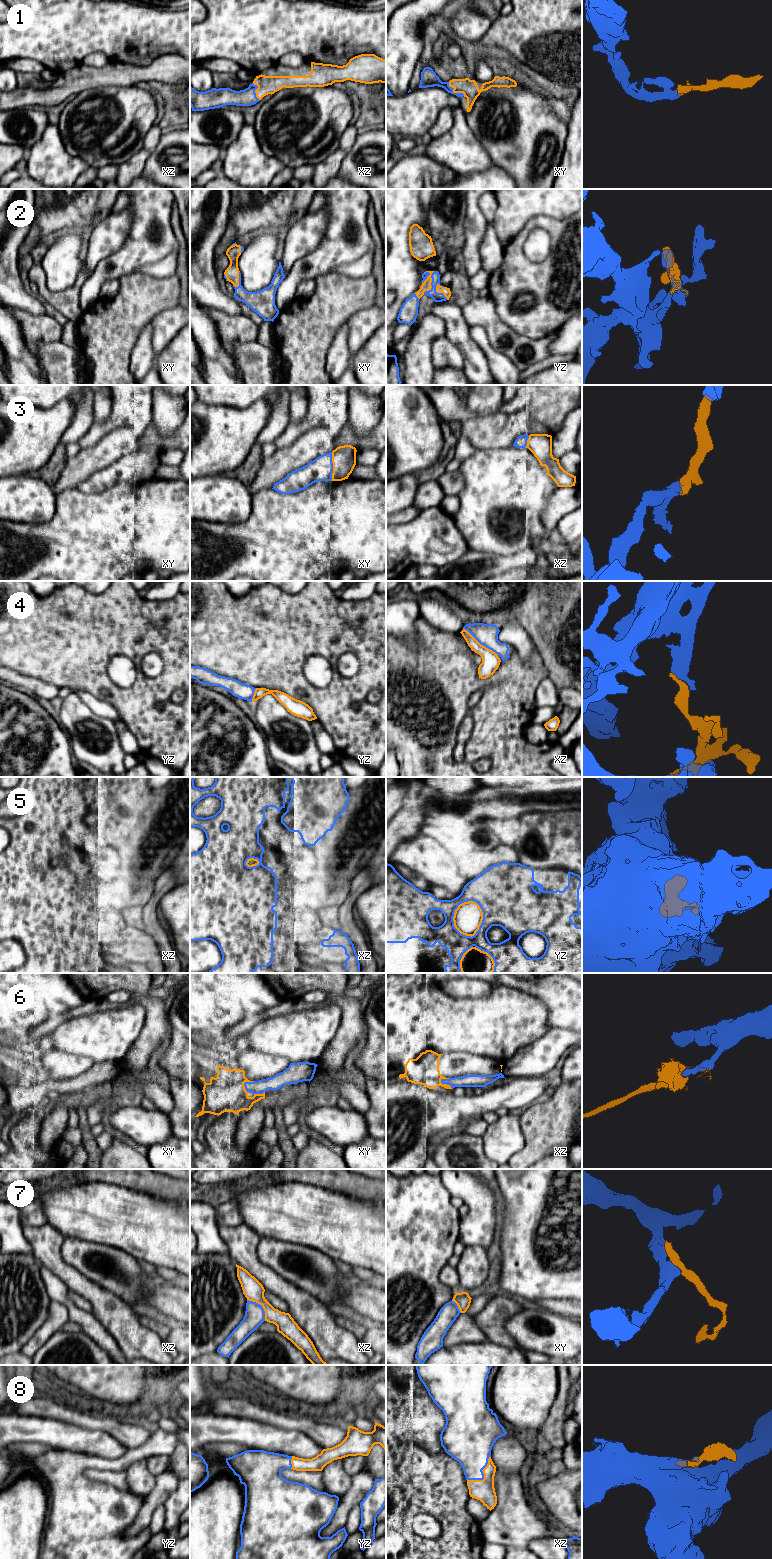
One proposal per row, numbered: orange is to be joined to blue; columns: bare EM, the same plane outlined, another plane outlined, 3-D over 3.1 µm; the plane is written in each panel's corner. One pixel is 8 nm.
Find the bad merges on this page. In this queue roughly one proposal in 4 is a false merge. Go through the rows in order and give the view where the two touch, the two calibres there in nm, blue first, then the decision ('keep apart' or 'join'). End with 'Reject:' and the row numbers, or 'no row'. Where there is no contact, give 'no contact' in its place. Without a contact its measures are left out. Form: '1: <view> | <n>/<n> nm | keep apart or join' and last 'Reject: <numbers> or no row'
1: xy | 130/140 nm | join
2: yz | 80/80 nm | join
3: xy | 190/190 nm | join
4: xz | 180/140 nm | keep apart
5: yz | 460/220 nm | keep apart
6: xz | 100/240 nm | join
7: xz | 160/160 nm | keep apart
8: xz | 320/170 nm | join
Reject: 4, 5, 7

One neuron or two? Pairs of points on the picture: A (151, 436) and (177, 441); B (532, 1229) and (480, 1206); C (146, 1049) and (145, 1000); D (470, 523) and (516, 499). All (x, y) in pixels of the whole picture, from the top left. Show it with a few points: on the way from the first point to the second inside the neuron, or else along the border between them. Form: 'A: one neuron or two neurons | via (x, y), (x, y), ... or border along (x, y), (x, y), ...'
A: one neuron | via (157, 439), (171, 441)
B: one neuron | via (519, 1216), (509, 1206), (493, 1206)
C: one neuron | via (150, 1037), (152, 1034), (152, 1012)
D: one neuron | via (481, 517), (492, 506), (505, 499)

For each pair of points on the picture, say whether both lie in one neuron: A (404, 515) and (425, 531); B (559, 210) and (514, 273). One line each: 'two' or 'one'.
A: two
B: two

